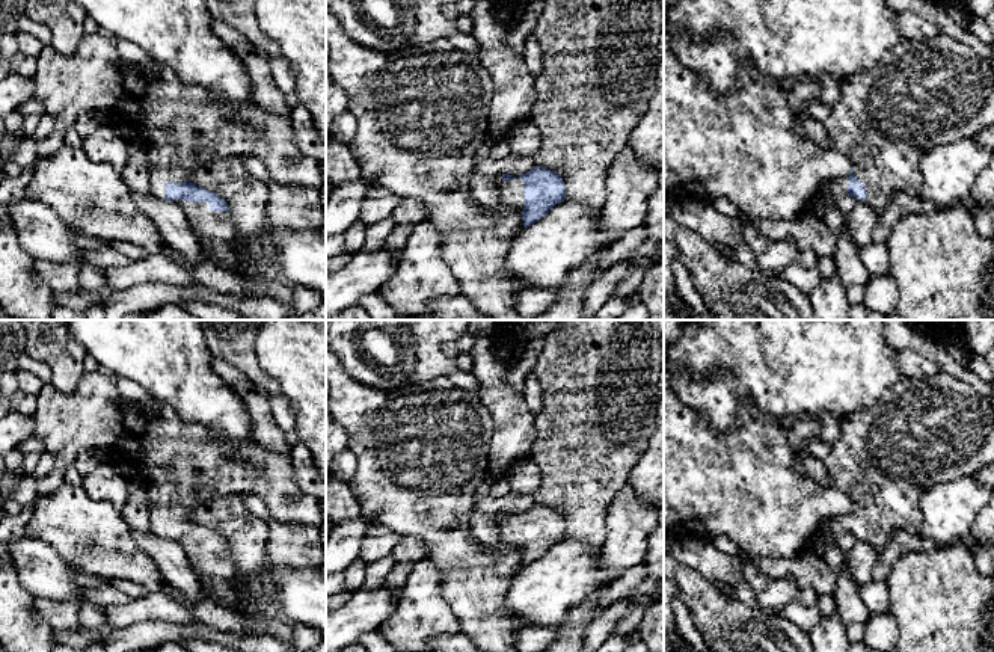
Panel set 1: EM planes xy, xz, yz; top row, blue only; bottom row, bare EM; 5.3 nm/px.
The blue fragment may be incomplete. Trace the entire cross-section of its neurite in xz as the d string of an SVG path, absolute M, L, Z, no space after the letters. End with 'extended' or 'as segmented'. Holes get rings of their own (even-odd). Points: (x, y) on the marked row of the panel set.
M538 166L519 177L499 175L498 189L501 204L522 213L523 228L538 222L557 204L564 202L566 193L563 178L557 172Z | extended

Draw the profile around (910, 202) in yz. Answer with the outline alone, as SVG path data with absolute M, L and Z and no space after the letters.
M919 195L894 196L888 201L878 222L872 229L873 243L885 243L903 213L926 213L932 214L940 208L931 201L922 199Z

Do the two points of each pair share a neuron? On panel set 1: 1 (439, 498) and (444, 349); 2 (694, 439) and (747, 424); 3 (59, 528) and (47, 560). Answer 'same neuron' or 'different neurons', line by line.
1: different neurons
2: same neuron
3: different neurons

